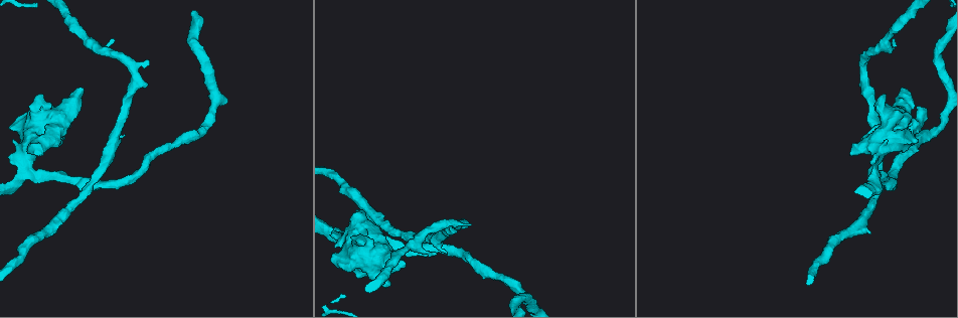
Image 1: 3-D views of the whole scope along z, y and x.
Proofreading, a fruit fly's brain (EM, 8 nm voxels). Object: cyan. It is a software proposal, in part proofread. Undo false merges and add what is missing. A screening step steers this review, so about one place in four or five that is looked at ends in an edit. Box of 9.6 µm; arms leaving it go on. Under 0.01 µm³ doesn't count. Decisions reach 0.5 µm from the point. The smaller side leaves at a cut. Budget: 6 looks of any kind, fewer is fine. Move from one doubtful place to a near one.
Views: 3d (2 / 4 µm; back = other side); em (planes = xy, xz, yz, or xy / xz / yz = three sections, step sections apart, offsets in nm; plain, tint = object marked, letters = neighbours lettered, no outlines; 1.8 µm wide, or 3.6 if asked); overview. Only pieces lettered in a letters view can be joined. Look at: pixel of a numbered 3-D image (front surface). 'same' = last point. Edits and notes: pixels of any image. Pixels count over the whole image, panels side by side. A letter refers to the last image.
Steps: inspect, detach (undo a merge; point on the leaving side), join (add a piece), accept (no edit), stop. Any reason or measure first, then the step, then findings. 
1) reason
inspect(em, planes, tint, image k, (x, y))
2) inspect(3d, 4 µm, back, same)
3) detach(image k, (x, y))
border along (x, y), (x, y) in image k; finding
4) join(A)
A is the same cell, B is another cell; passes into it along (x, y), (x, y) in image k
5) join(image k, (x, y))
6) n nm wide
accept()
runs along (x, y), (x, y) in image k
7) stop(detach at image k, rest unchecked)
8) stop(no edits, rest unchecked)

an open end
inspect(em, 3.6 µm, xz, step 16, letters, image 1, (437, 253))

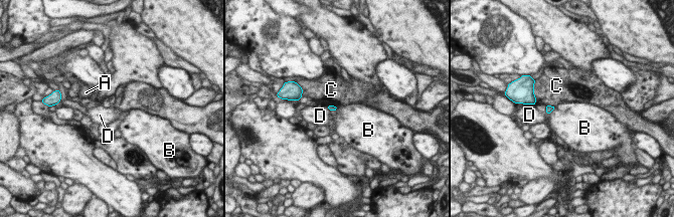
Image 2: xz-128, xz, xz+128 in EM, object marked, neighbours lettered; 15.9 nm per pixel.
accept()
A, B, C and D are other cells; border along (336, 105), (327, 106) in image 2; none of them fits

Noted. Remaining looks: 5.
branch stops here
inspect(em, xz, step 16, tint, image 1, (84, 89))

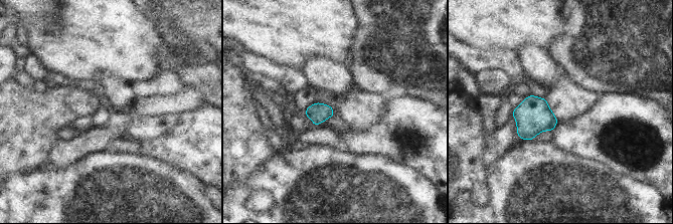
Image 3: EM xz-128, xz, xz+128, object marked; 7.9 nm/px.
inspect(em, planes, letters, same)

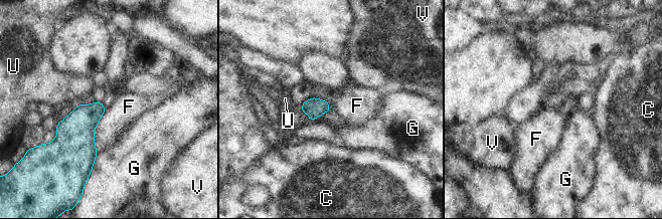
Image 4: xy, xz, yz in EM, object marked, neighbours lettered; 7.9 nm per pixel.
accept()
C, F, G, U and V are other cells; border along (105, 108), (95, 130), (97, 152) in image 4; no lettered piece goes on from it

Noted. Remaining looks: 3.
thick turns thin
inspect(3d, 4 µm, image 1, (357, 230))

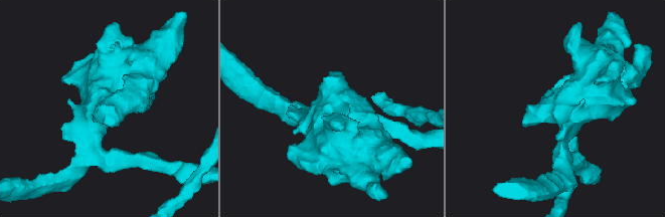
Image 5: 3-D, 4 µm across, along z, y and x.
inspect(em, 3.6 µm, planes, letters, image 5, (557, 106))

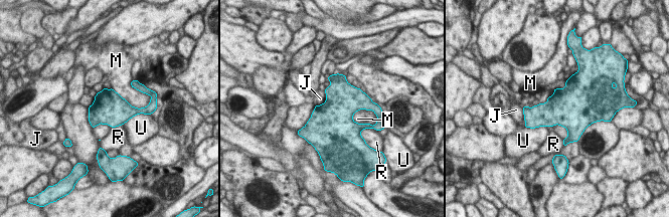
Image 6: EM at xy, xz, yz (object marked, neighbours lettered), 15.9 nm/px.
accept()
J, M, R and U are other cells; border along (325, 91), (325, 100), (315, 105) in image 6; one neuron here

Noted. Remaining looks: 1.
stop(no edits, rest unchecked)

